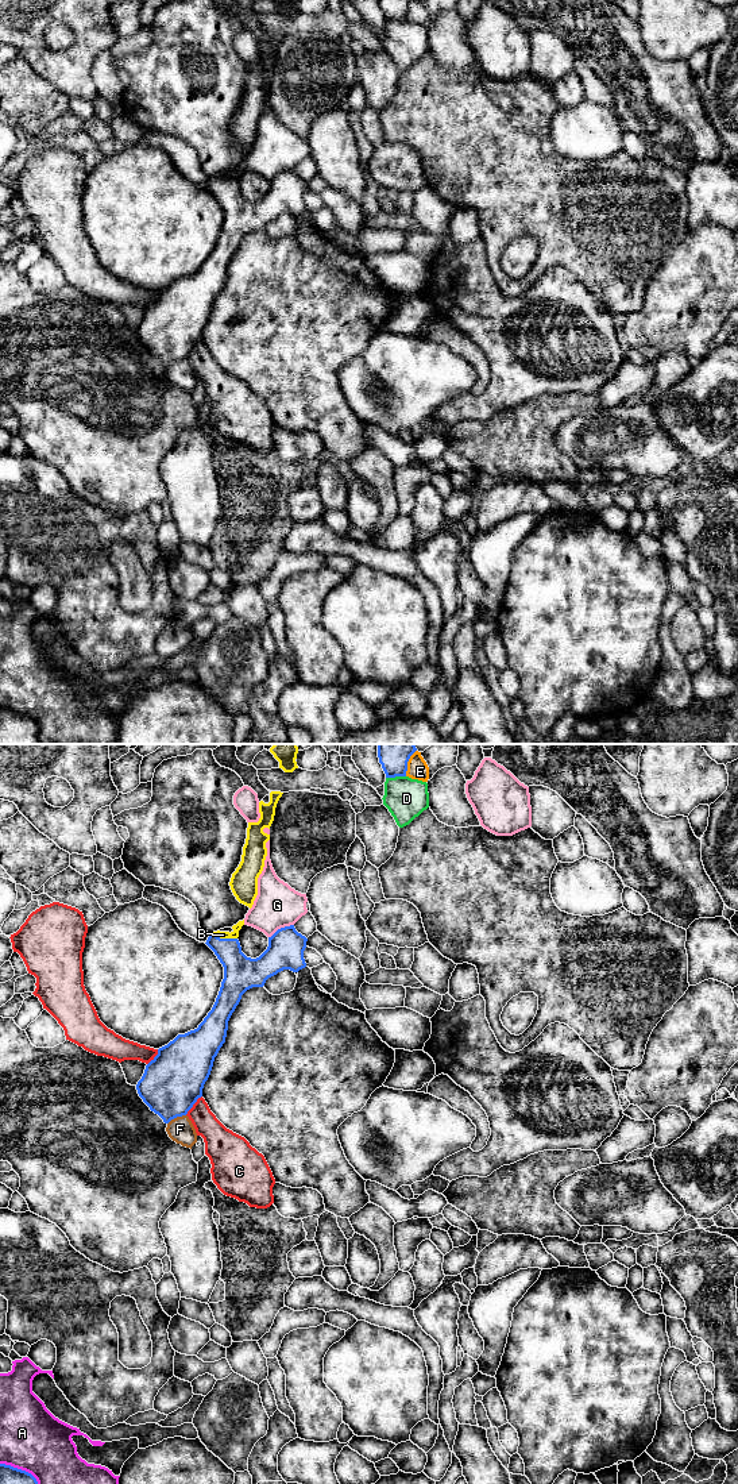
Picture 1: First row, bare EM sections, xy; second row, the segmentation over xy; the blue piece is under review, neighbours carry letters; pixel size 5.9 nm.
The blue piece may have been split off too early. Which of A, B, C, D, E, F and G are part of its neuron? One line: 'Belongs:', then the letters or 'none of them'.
Belongs: B

